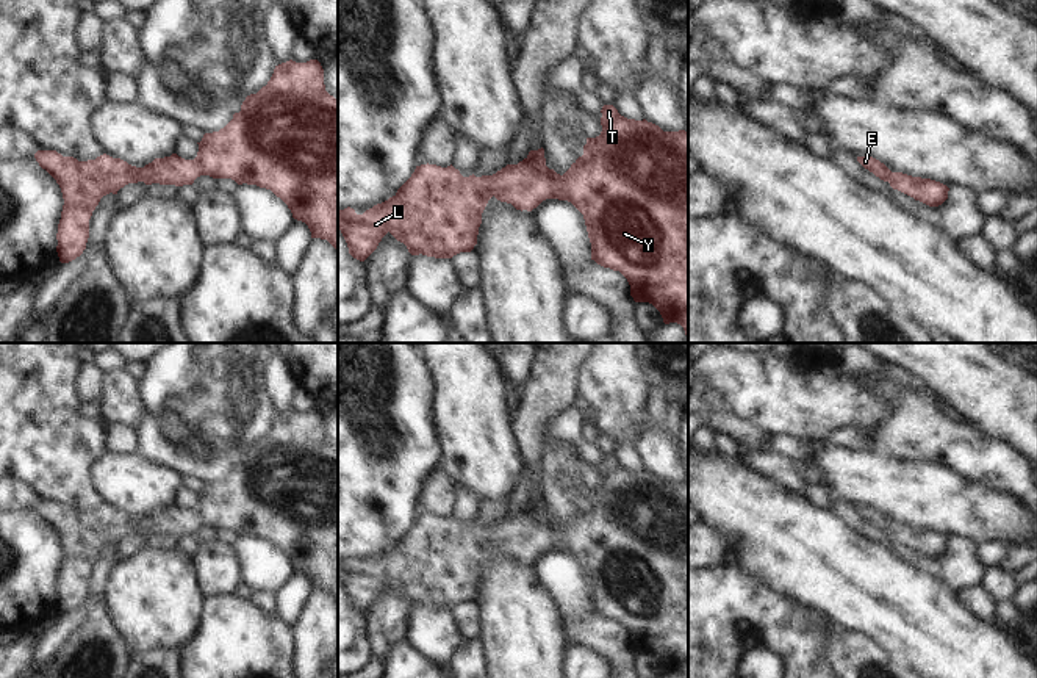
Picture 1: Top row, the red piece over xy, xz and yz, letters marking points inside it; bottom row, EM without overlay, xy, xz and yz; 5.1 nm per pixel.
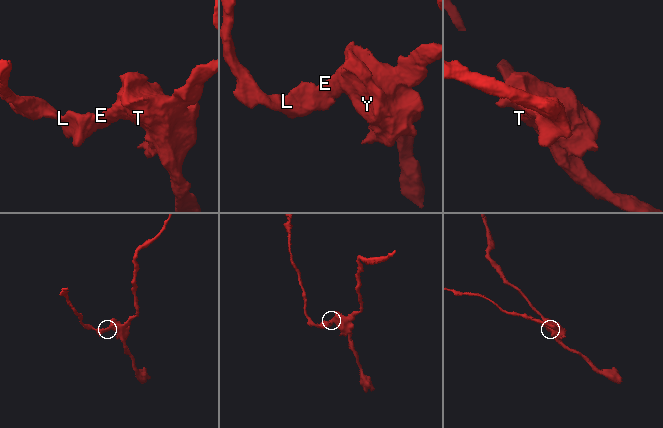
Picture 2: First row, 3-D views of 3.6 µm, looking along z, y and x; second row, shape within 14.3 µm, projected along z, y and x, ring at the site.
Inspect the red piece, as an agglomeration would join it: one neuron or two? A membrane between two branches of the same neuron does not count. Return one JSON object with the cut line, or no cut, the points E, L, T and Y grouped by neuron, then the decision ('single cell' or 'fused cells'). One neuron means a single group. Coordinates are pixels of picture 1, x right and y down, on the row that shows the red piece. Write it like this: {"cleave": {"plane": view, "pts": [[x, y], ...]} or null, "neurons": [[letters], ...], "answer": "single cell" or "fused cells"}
{"cleave": null, "neurons": [["E", "L", "T", "Y"]], "answer": "single cell"}

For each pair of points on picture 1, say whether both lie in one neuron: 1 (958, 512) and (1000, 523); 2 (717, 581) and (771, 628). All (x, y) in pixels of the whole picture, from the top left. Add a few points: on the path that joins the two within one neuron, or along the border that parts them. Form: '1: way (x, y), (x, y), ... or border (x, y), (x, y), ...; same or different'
1: way (968, 512), (989, 515); same
2: way (731, 595), (748, 613), (757, 614); same

